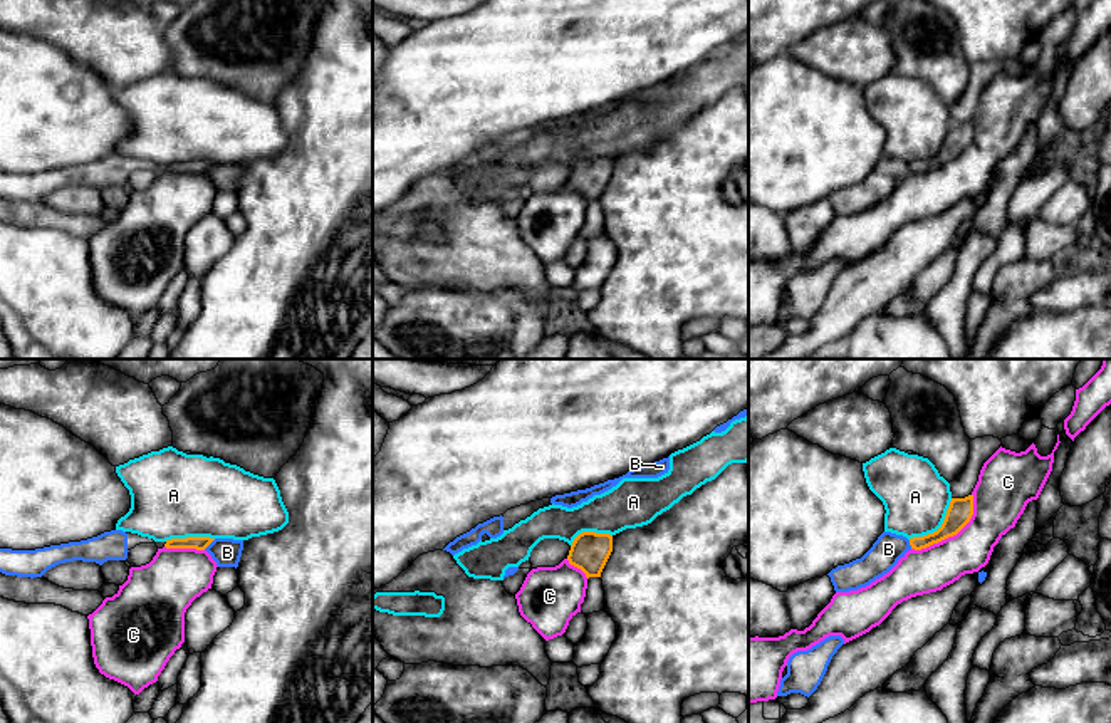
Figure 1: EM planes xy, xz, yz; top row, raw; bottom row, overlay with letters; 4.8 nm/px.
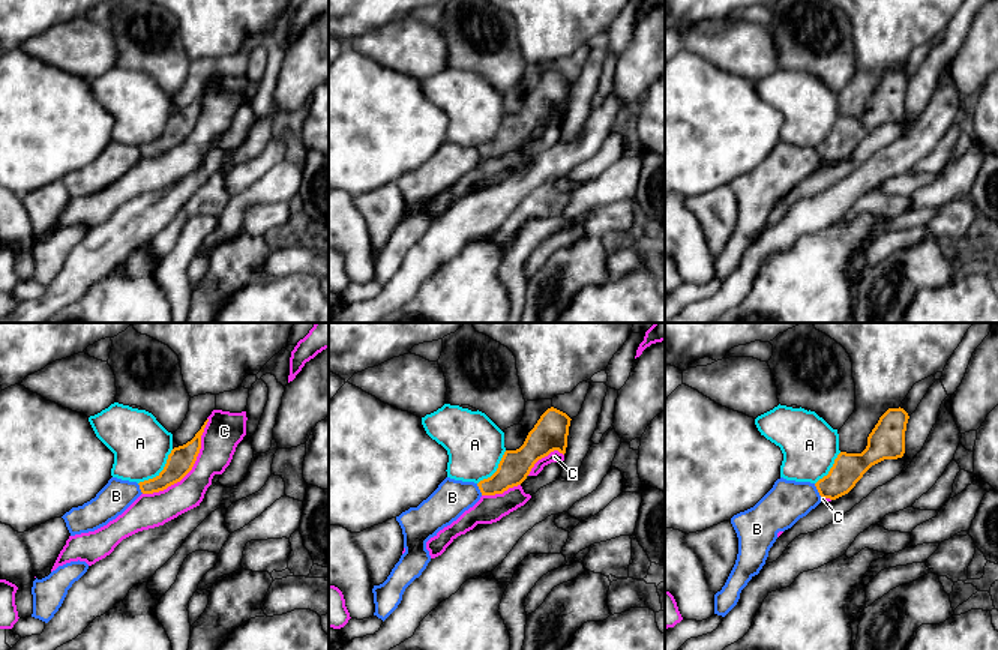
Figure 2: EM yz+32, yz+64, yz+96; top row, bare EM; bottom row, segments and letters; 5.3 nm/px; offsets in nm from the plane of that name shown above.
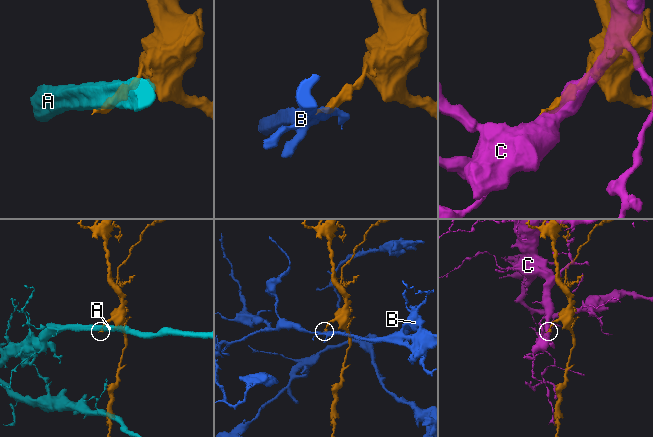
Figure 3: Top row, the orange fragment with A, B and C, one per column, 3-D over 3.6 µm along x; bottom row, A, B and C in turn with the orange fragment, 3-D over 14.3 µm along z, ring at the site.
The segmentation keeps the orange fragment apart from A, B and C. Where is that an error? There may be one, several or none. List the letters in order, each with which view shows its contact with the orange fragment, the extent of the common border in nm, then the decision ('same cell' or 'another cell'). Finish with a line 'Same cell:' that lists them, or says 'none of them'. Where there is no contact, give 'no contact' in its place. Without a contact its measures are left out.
A: meets orange in yz; contact 300 nm long; another cell
B: meets orange in xy; contact 80 nm long; another cell
C: meets orange in yz; contact 400 nm long; another cell
Same cell: none of them

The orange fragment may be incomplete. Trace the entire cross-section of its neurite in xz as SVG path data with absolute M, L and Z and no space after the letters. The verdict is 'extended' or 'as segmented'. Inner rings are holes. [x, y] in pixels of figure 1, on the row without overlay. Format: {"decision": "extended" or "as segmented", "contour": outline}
{"decision": "as segmented", "contour": "M582 156L574 163L567 185L571 190L581 193L587 203L601 201L611 176L613 159Z"}

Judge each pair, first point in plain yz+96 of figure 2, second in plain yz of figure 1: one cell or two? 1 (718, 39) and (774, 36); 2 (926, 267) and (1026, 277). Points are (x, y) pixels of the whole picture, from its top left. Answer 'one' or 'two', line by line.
1: two
2: one

